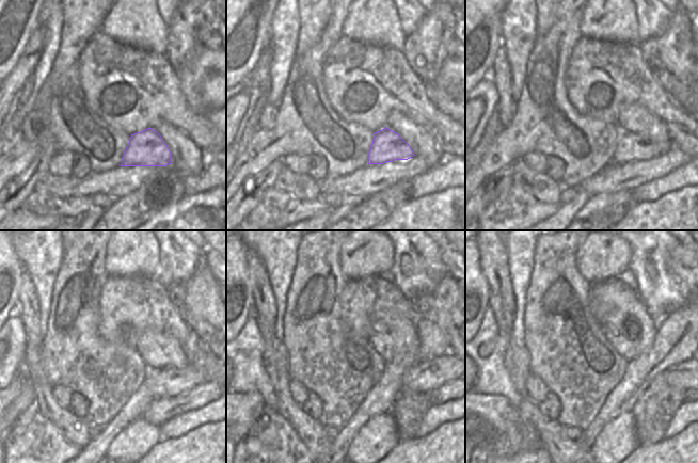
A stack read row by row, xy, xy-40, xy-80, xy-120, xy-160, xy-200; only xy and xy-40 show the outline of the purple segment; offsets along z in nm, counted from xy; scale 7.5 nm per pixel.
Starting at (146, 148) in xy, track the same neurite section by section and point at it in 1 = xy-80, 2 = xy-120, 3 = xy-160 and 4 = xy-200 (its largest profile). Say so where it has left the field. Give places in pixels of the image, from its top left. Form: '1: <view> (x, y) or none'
1: xy-80 (630, 147)
2: xy-120 (162, 382)
3: xy-160 (425, 377)
4: xy-200 (682, 376)

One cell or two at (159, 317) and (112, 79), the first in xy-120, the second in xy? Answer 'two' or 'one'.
one

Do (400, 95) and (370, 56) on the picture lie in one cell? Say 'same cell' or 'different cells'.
same cell

